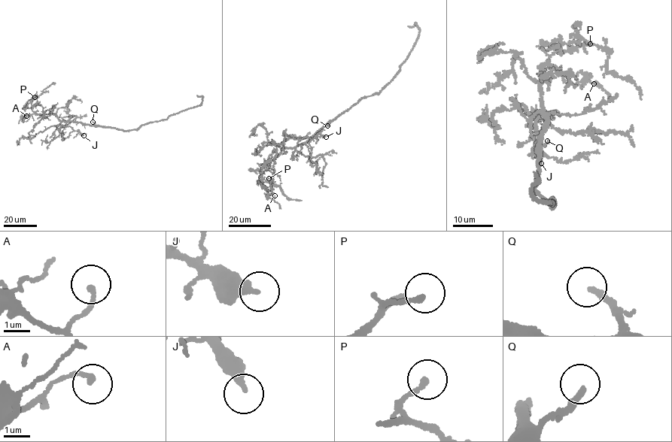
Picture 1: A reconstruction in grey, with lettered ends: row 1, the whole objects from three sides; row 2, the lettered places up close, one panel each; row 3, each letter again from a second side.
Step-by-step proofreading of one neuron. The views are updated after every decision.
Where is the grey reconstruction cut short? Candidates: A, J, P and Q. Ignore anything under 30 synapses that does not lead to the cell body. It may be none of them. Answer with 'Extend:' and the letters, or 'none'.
Extend: Q

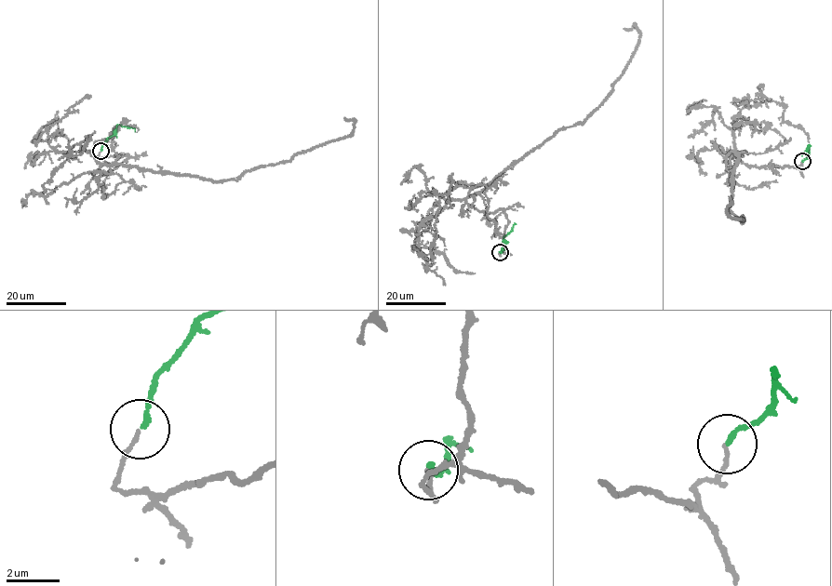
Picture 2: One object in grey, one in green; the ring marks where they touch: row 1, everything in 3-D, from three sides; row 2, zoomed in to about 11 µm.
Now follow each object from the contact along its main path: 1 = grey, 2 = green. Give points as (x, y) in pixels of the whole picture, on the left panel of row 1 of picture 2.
1: (100, 151), (129, 156), (103, 175), (100, 166), (119, 164), (235, 179), (353, 133), (344, 117)
2: (100, 151), (116, 126), (132, 127), (135, 131)

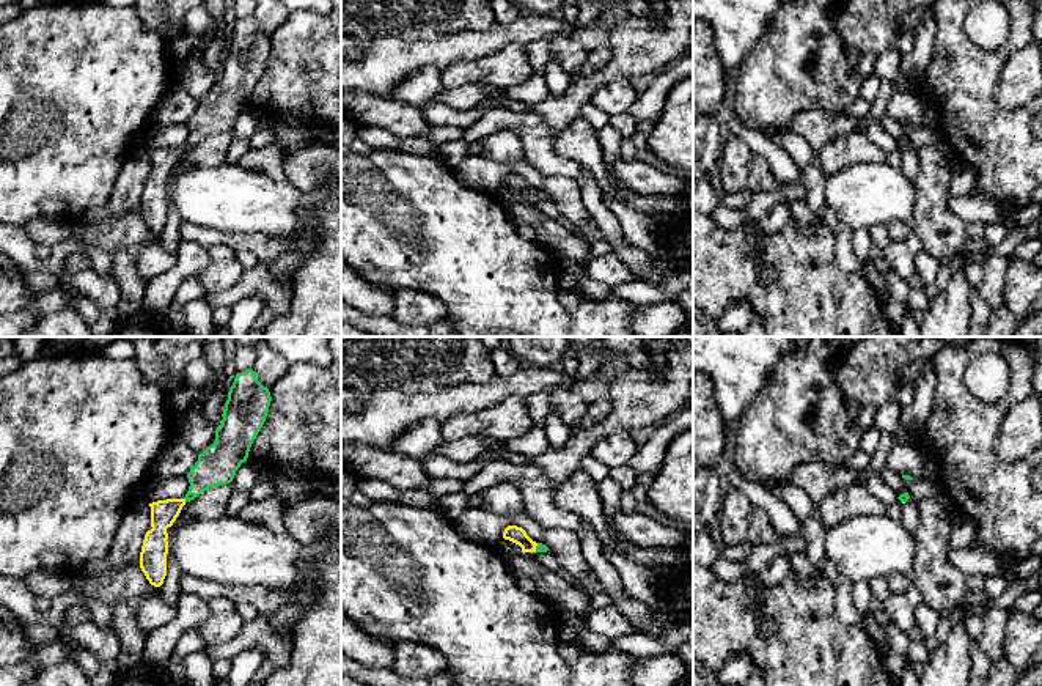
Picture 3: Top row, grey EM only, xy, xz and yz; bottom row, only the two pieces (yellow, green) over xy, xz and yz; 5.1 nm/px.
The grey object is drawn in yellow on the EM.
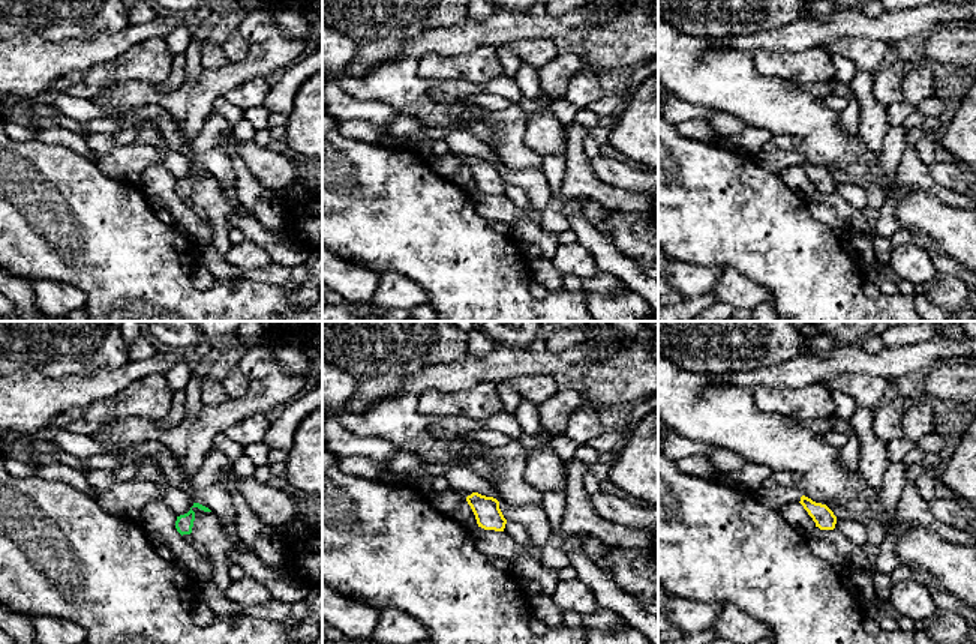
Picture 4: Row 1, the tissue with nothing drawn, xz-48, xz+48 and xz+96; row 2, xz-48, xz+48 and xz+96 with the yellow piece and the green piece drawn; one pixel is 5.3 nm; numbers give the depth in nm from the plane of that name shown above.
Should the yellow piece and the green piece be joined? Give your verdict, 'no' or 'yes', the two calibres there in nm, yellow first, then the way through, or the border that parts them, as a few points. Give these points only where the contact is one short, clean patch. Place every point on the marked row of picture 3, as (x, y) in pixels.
yes | 90/50 nm | across xz (514, 534), (535, 548), (541, 548)

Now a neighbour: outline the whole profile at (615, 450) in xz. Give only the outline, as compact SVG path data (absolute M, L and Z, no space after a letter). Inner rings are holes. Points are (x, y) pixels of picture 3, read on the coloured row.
M618 431L600 439L591 448L591 455L608 467L619 467L627 466L638 448L629 431Z

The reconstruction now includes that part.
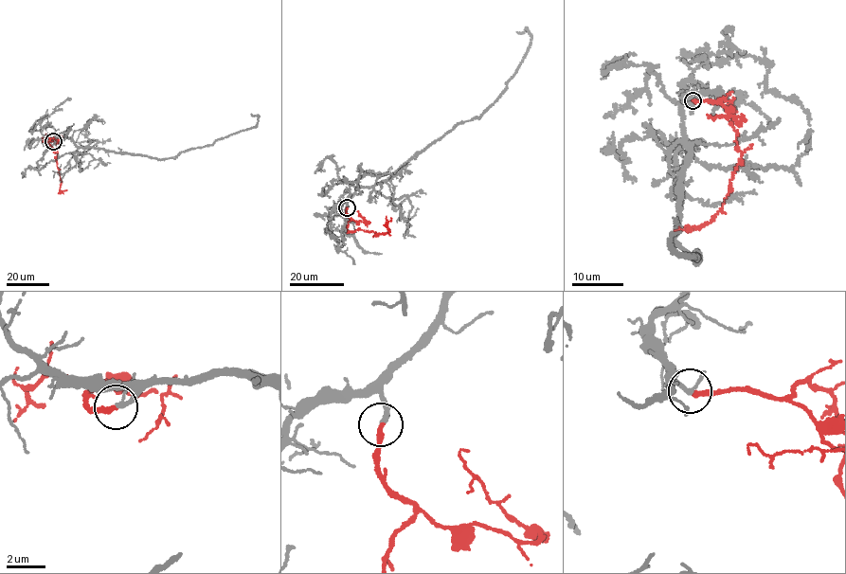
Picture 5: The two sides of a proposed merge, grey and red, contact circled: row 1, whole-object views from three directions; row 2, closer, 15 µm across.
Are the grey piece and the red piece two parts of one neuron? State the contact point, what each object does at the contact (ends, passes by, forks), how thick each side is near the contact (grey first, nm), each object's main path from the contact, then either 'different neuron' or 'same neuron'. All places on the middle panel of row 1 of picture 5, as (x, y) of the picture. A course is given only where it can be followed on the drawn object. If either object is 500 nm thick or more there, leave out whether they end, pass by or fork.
place (347, 207); grey passes by; red ends; calibres 190 and 280 nm; course grey (347, 207), (357, 188), (387, 180), (496, 101), (529, 48), (530, 32), (516, 31); course red (347, 207), (347, 214), (351, 220), (347, 227), (349, 231), (360, 229), (384, 235), (390, 231), (386, 217); same neuron

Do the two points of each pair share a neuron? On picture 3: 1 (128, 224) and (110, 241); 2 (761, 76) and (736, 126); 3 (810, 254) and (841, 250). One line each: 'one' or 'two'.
1: one
2: two
3: two

